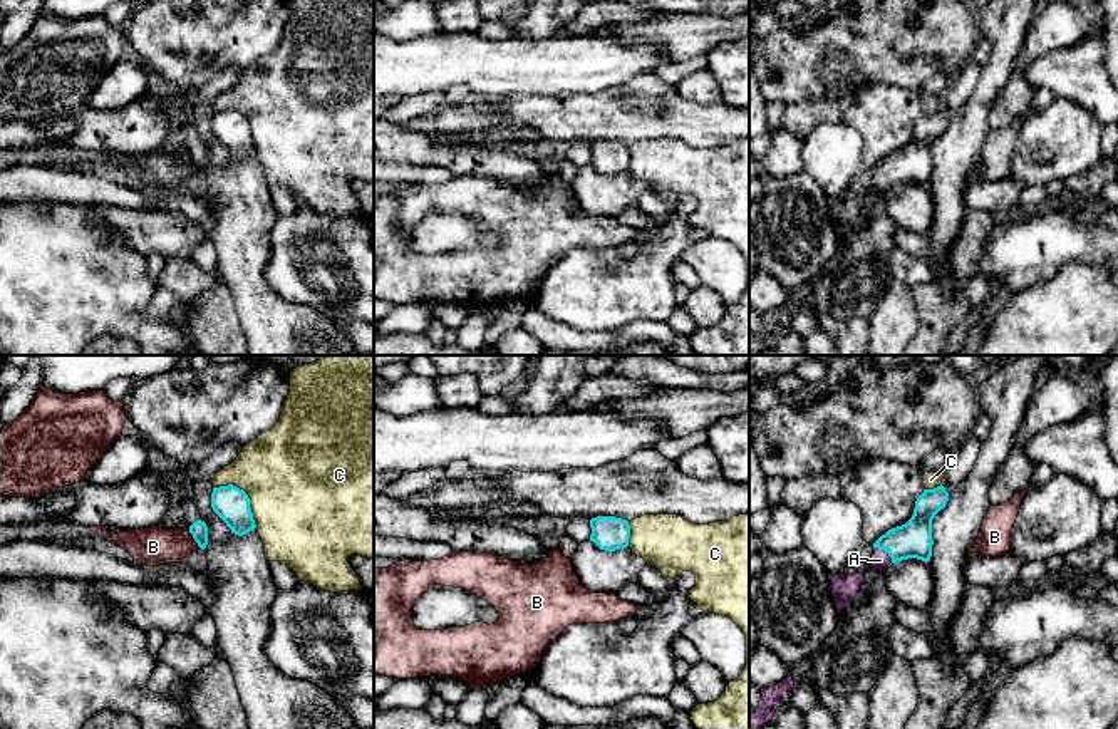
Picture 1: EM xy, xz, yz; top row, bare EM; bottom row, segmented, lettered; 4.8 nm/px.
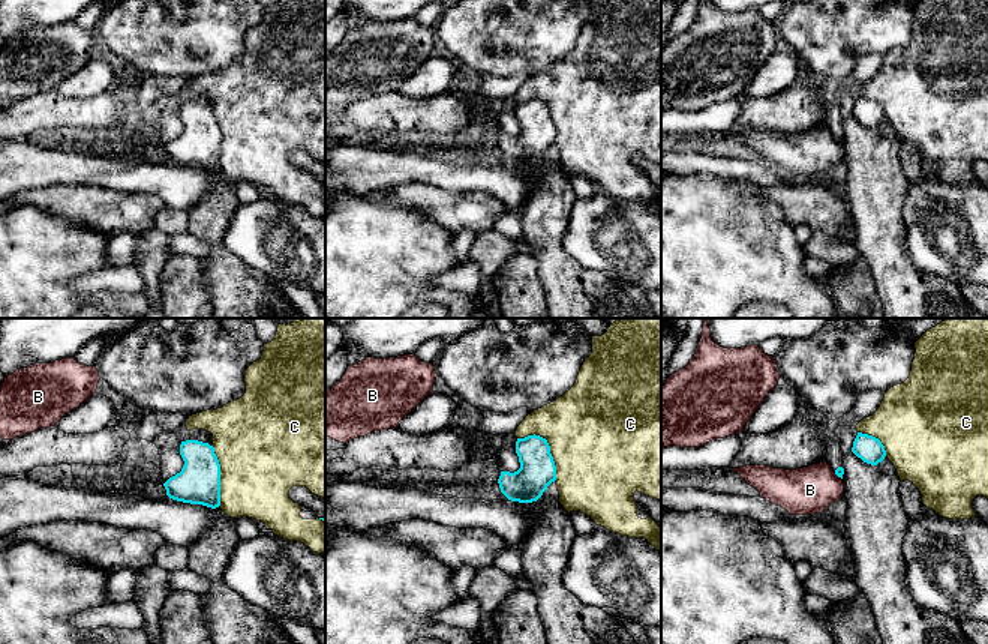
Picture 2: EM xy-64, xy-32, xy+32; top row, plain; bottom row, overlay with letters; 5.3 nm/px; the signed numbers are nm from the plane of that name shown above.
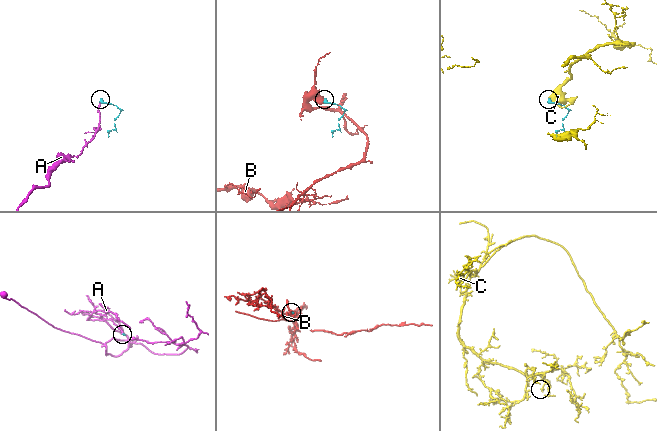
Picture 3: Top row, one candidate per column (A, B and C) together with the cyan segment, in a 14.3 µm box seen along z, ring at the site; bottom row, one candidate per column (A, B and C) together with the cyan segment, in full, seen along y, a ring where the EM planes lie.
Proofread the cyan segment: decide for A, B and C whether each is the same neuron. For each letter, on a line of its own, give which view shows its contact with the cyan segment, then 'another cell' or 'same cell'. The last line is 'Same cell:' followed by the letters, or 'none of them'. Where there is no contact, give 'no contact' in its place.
A: contact in yz; same cell
B: contact in xy; another cell
C: contact in xy; another cell
Same cell: A

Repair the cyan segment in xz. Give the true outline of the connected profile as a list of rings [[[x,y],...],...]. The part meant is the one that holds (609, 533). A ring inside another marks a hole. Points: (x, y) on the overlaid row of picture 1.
[[[597,516],[590,520],[590,541],[600,550],[615,551],[629,546],[630,525],[615,516]]]

